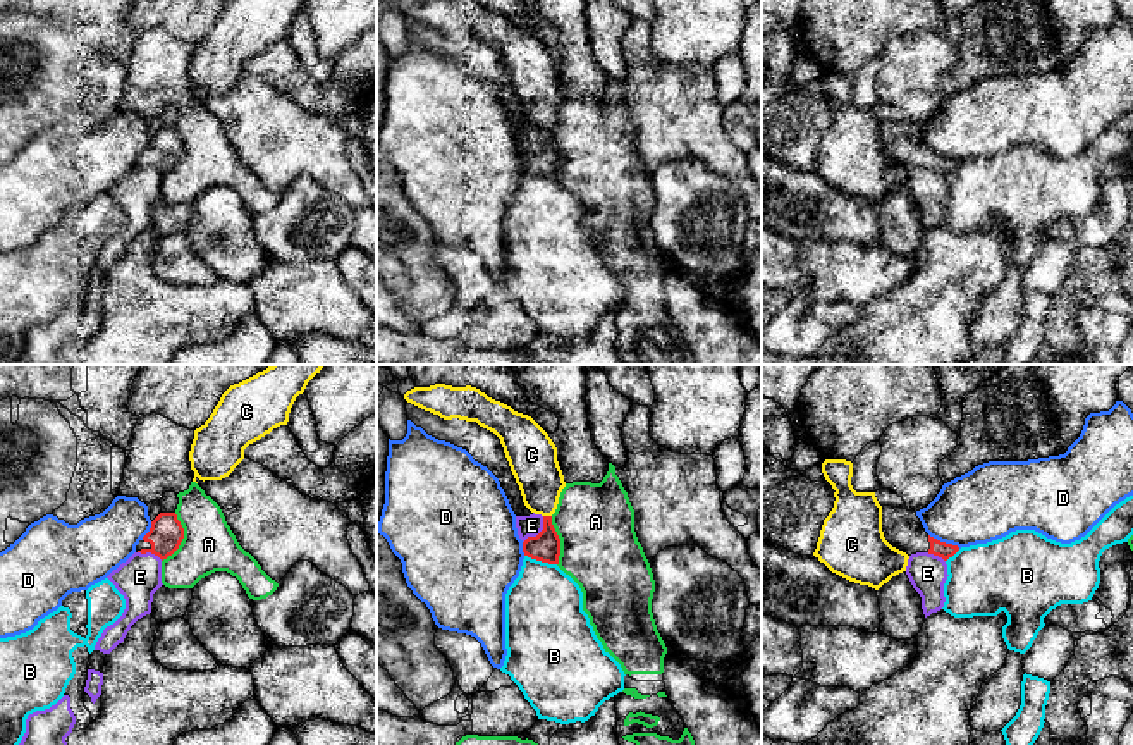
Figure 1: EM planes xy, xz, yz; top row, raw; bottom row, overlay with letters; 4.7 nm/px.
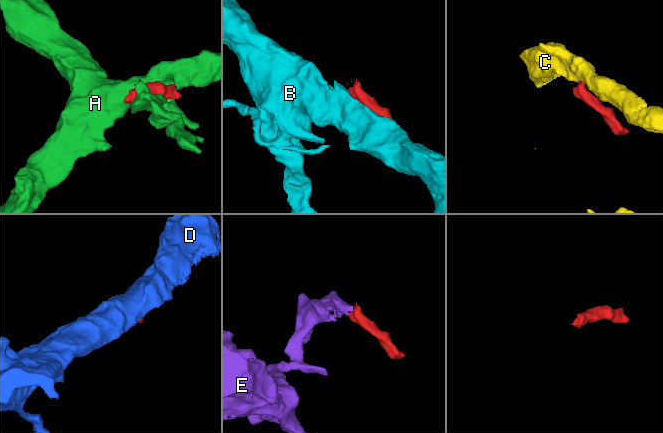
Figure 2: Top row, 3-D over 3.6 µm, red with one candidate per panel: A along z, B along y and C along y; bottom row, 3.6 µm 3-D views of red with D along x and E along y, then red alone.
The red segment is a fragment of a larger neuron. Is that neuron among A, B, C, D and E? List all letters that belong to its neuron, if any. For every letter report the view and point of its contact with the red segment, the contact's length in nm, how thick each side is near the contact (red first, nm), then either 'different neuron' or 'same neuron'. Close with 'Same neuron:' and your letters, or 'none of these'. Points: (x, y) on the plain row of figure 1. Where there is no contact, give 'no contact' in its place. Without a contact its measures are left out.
A: contact xy (183, 152); length 240 nm; calibres 160 and 240 nm; different neuron
B: contact xz (540, 174); length 160 nm; calibres 140 and 360 nm; different neuron
C: contact xz (547, 131); length 40 nm; calibres 140 and 220 nm; different neuron
D: contact yz (944, 157); length 170 nm; calibres 70 and 340 nm; different neuron
E: contact xz (540, 147); length 160 nm; calibres 140 and 100 nm; different neuron
Same neuron: none of these

